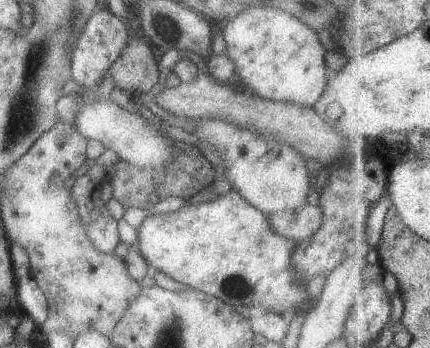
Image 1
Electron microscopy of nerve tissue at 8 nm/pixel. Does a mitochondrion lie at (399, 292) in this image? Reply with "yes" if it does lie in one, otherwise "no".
no

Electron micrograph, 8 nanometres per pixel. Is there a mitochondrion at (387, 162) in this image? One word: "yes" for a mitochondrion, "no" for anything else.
no

